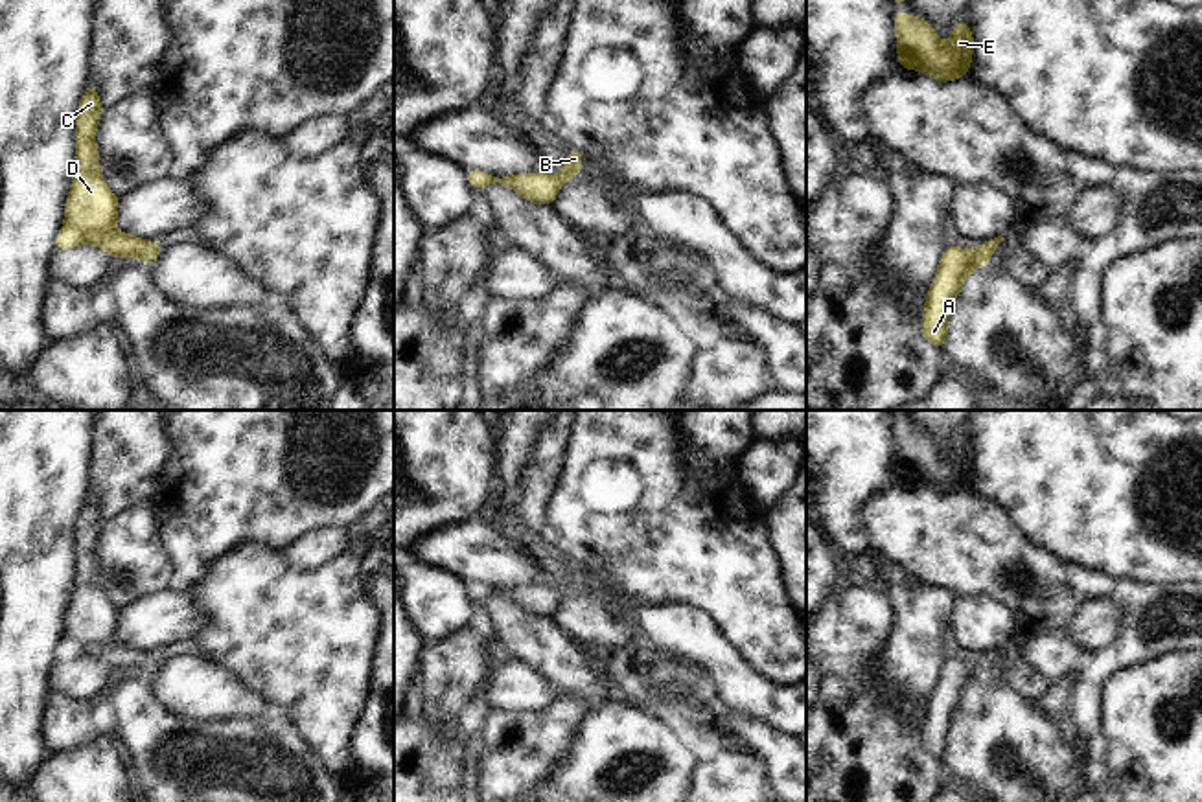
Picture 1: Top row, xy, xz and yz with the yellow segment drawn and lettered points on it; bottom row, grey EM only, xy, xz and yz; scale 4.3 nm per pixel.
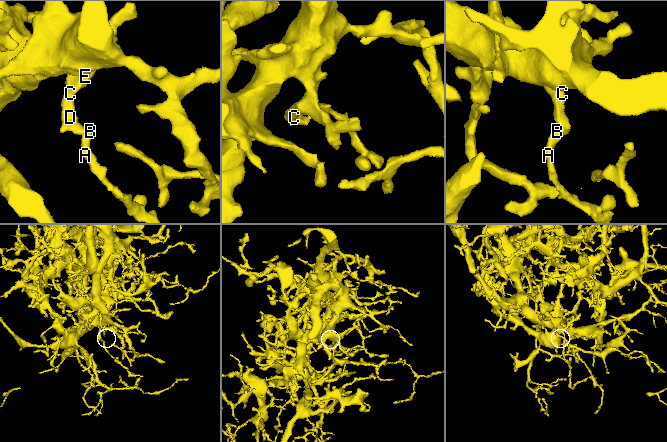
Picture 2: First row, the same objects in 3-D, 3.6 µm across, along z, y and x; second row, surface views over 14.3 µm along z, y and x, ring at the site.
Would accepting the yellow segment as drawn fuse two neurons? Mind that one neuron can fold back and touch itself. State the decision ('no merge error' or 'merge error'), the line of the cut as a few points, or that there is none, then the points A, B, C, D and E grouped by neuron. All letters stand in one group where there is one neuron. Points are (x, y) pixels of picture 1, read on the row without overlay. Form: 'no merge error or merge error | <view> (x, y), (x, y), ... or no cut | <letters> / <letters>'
no merge error | no cut | A B C D E

